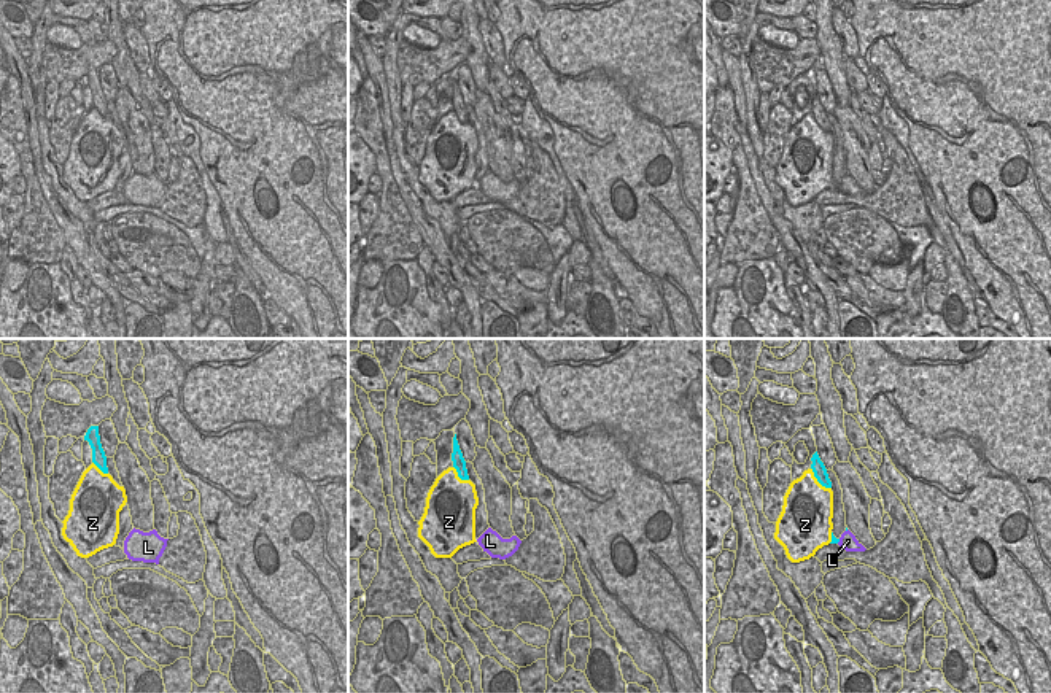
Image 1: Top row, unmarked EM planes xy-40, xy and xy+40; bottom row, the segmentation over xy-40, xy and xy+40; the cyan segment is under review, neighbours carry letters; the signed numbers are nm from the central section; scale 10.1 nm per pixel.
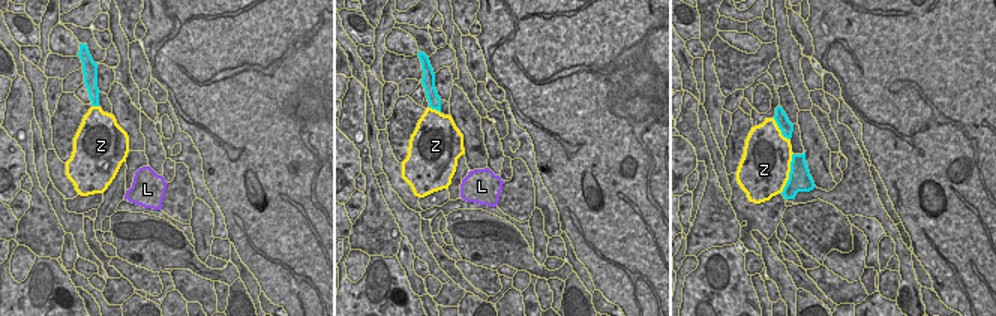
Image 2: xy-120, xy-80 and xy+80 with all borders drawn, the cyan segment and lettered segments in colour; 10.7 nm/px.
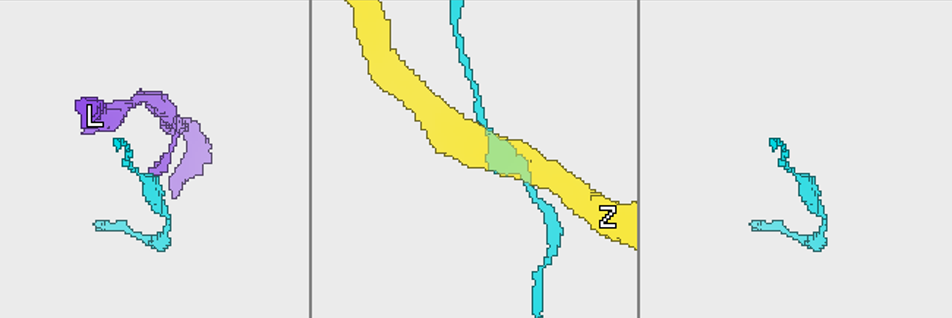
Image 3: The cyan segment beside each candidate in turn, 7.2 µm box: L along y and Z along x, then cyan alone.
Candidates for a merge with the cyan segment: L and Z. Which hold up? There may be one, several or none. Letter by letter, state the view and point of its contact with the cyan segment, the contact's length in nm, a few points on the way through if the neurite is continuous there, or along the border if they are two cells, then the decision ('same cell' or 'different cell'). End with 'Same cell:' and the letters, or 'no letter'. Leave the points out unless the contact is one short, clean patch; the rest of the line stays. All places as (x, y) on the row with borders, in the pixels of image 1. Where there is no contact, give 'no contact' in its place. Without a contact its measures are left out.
L: meets cyan in xy+40 at (838, 541); contact 60 nm long; border along xy+40 (840, 539), (837, 542); different cell
Z: meets cyan in xy+40 at (818, 480); contact 300 nm long; different cell
Same cell: no letter

